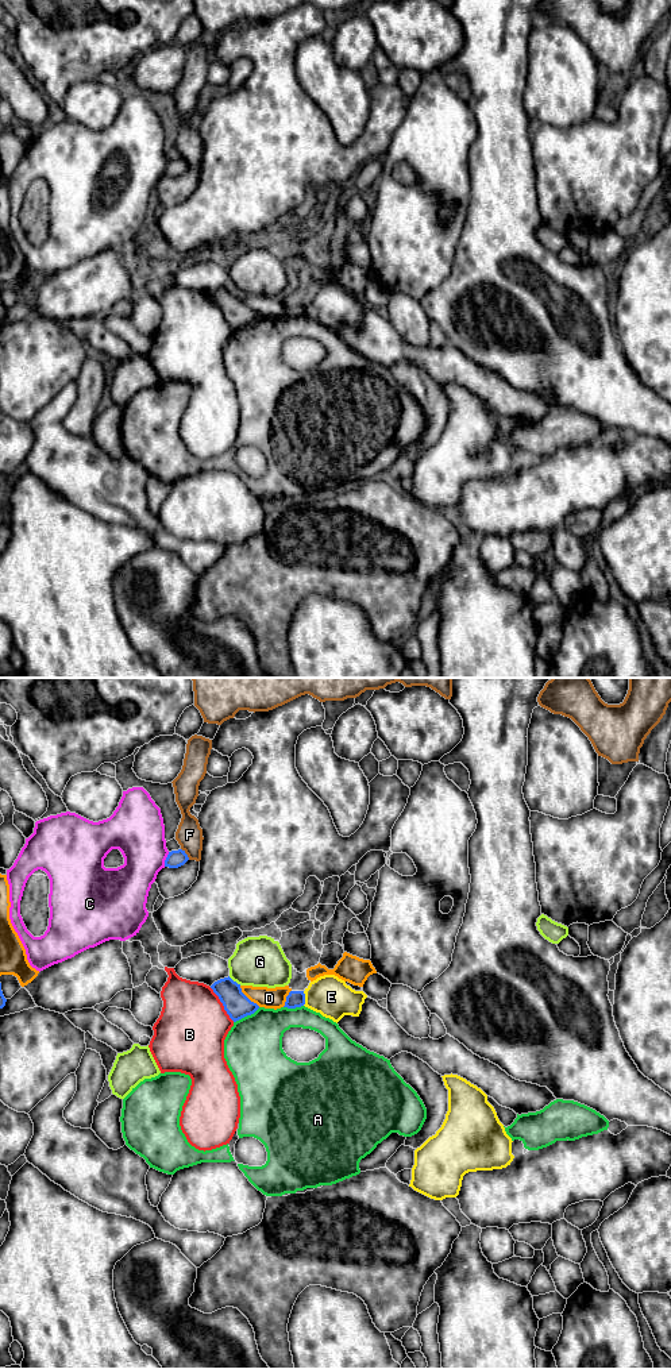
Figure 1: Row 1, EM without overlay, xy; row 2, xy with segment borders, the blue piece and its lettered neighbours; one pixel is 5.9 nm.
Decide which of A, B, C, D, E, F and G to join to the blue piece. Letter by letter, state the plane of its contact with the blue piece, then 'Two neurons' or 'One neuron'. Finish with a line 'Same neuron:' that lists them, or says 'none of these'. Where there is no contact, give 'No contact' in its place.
A: Touches blue in xy. Two neurons
B: Touches blue in xy. Two neurons
C: Touches blue in xy. Two neurons
D: Touches blue in xy. Two neurons
E: Touches blue in xy. Two neurons
F: Touches blue in xy. Two neurons
G: Touches blue in xy. Two neurons
Same neuron: none of these

